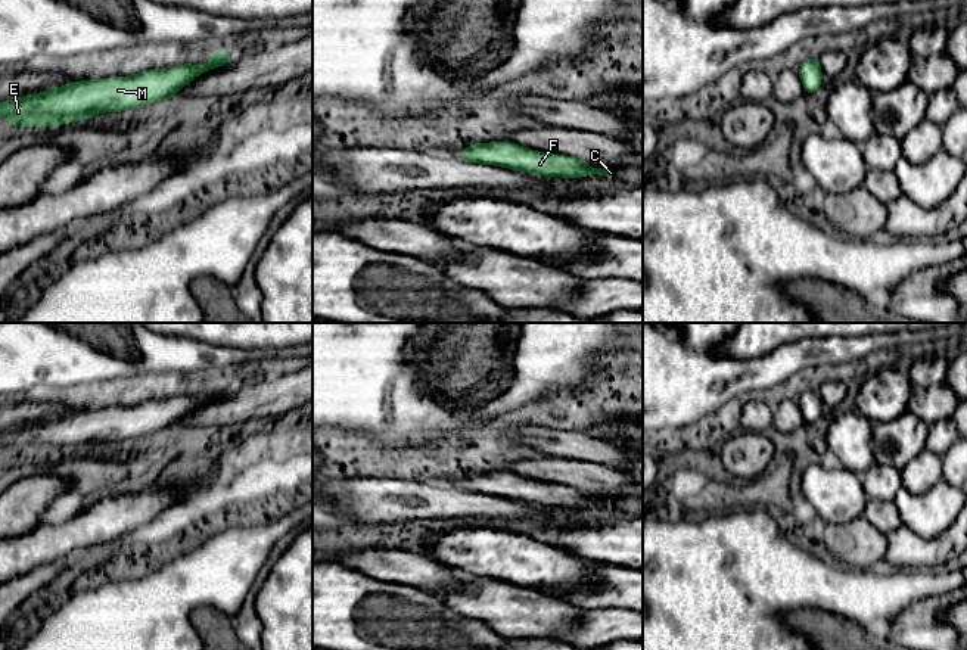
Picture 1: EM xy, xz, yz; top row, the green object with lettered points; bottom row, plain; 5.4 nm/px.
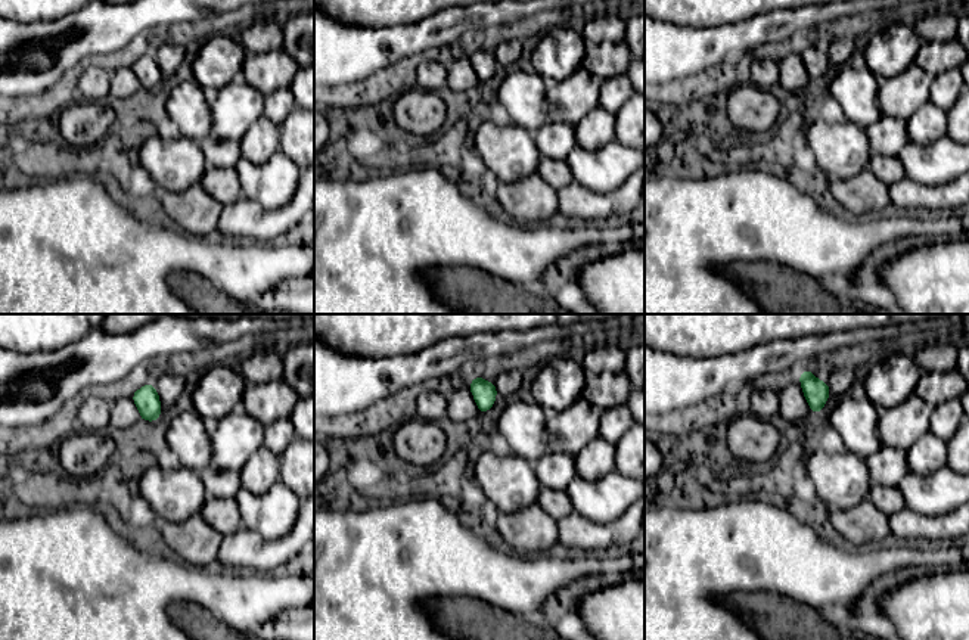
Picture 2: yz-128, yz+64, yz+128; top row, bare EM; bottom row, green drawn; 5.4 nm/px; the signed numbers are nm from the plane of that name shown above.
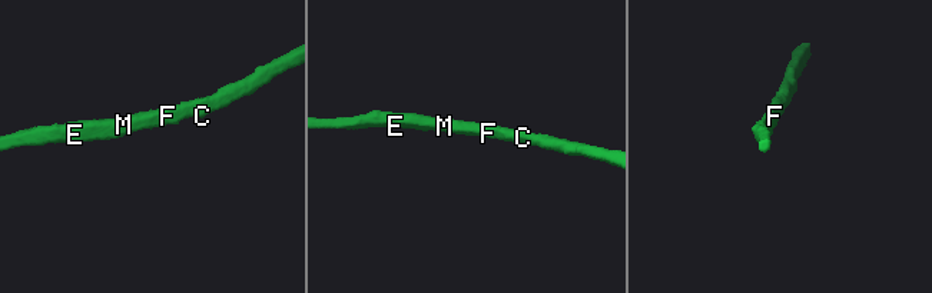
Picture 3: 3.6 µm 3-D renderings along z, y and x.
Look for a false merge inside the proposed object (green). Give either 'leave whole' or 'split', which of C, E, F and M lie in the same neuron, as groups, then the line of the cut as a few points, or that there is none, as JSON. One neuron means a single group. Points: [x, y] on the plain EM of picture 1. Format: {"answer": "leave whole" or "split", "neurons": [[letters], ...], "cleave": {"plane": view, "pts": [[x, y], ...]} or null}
{"answer": "leave whole", "neurons": [["C", "E", "F", "M"]], "cleave": null}

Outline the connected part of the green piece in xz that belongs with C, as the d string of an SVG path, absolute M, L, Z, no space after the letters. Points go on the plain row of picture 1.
M512 472L473 473L458 486L464 492L495 495L513 501L526 501L529 506L584 509L590 504L600 504L616 509L616 500L593 498L585 492L566 485L542 483L514 475Z

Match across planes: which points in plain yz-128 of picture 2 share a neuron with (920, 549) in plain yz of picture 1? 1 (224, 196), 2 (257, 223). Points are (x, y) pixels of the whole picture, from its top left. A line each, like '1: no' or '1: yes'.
1: no
2: yes

